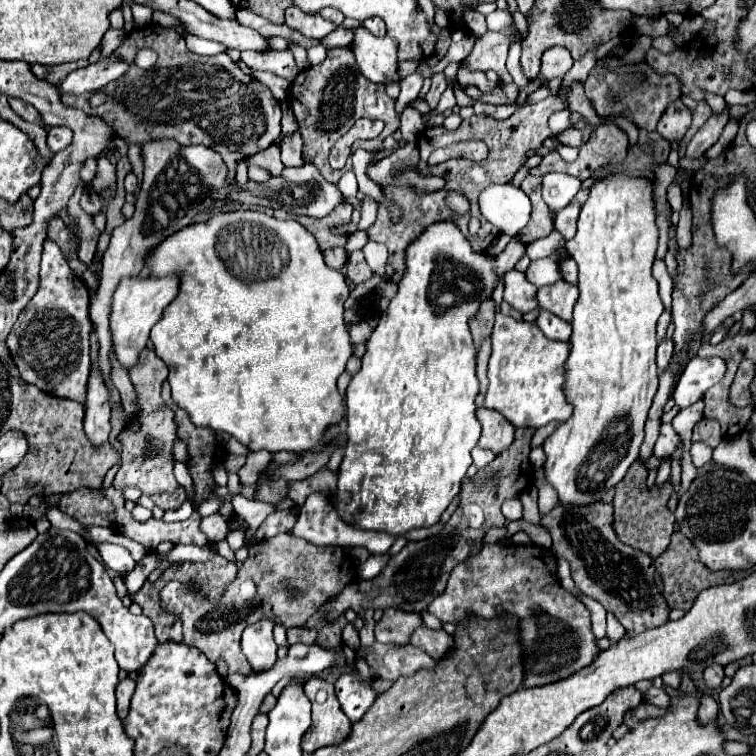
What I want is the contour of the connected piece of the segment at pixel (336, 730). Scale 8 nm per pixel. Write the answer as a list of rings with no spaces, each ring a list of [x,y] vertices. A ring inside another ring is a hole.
[[[311,677],[305,683],[305,693],[313,695],[315,687],[325,689],[329,693],[329,699],[323,705],[313,701],[313,725],[303,735],[303,751],[307,751],[307,753],[315,753],[317,749],[327,747],[327,745],[339,745],[347,739],[347,735],[351,731],[351,721],[341,711],[333,685],[319,677]]]

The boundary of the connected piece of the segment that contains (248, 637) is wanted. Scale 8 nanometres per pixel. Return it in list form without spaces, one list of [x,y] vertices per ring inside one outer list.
[[[261,619],[247,625],[241,637],[241,649],[255,671],[271,669],[277,661],[277,645],[273,641],[273,623]]]

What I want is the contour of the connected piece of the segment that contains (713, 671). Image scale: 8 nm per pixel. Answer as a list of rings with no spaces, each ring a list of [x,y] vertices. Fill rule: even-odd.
[[[711,665],[703,673],[703,679],[705,679],[707,687],[721,687],[723,677],[725,677],[725,673],[723,673],[723,667],[719,667],[719,665]]]

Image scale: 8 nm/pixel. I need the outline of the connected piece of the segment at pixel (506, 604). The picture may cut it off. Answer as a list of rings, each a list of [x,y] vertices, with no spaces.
[[[483,545],[483,549],[459,563],[449,577],[447,589],[433,599],[427,607],[429,613],[439,617],[441,621],[449,621],[453,625],[465,625],[469,615],[477,615],[483,619],[493,619],[503,613],[515,613],[519,617],[521,641],[525,651],[525,683],[523,687],[541,687],[547,683],[561,681],[579,669],[587,667],[597,657],[595,635],[591,631],[591,617],[587,607],[575,599],[569,591],[565,591],[555,575],[557,559],[549,549],[537,545]]]

